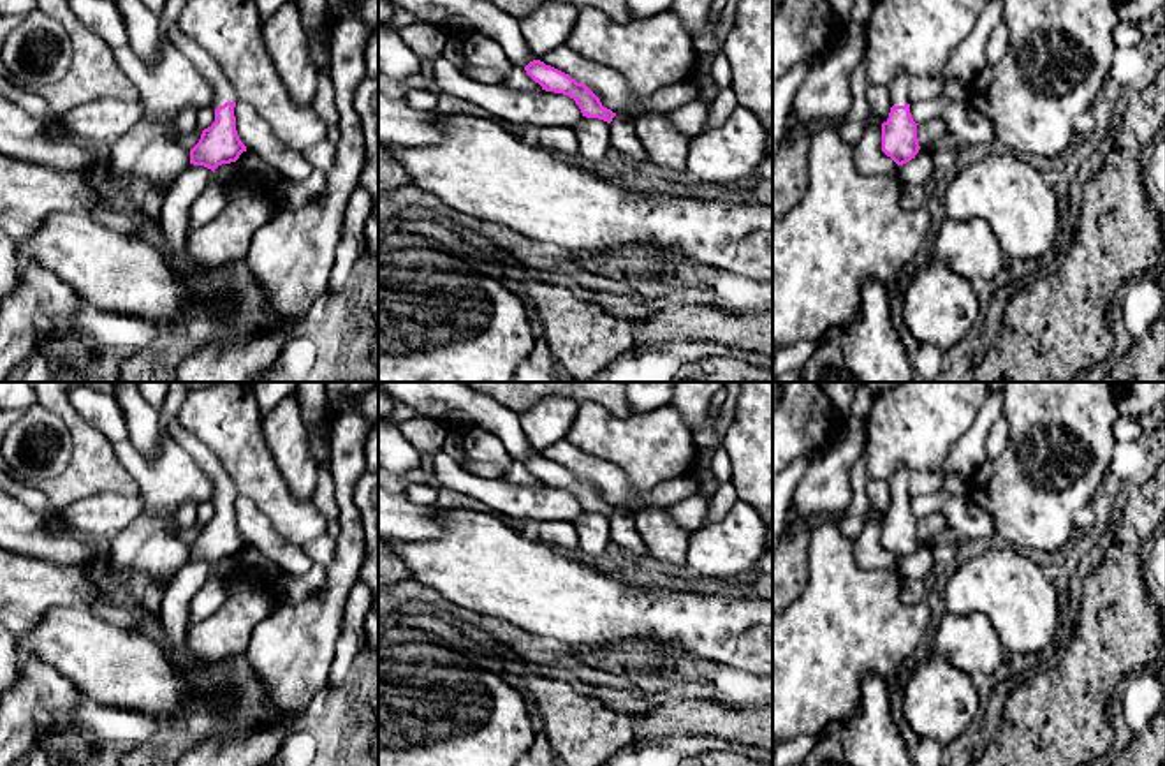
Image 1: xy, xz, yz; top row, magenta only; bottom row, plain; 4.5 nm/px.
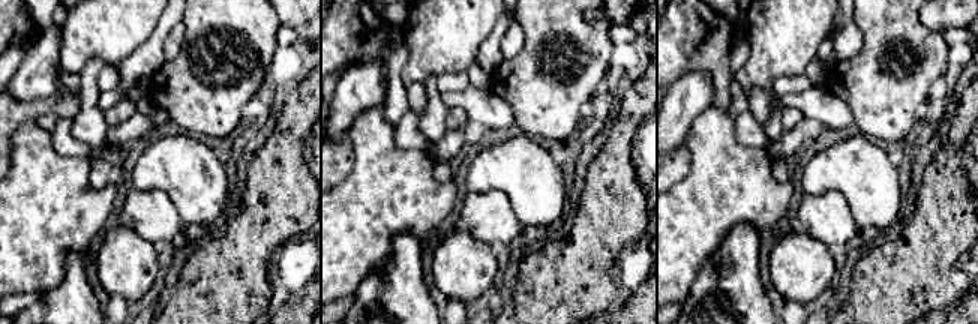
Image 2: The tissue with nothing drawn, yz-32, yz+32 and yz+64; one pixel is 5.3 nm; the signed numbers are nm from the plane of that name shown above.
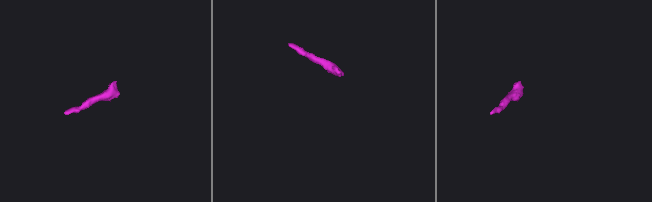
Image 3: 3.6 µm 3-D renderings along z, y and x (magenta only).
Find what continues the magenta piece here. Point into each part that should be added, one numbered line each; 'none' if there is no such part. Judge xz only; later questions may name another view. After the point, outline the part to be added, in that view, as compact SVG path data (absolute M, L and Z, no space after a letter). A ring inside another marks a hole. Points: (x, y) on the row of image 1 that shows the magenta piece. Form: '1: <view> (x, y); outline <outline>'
none

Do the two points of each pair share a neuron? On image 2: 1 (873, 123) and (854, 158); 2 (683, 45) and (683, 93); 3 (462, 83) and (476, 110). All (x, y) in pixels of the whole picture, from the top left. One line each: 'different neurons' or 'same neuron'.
1: different neurons
2: different neurons
3: different neurons

